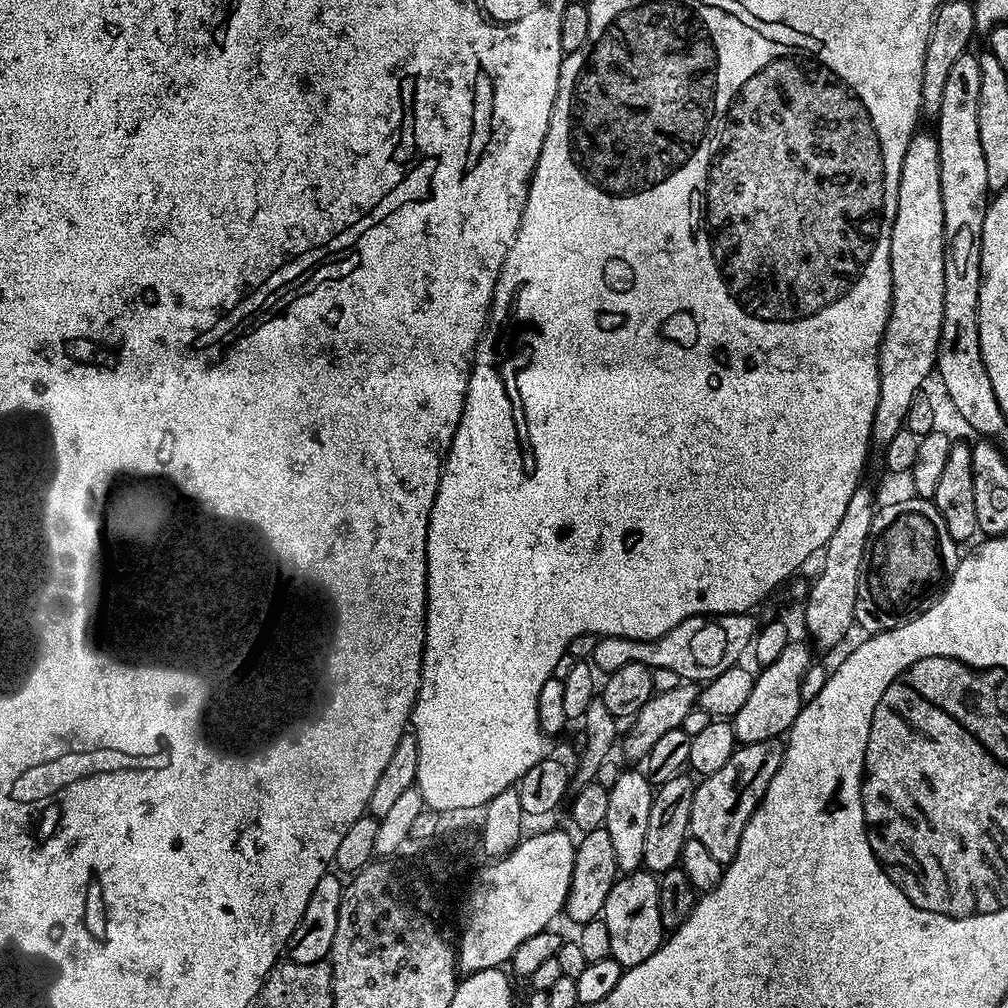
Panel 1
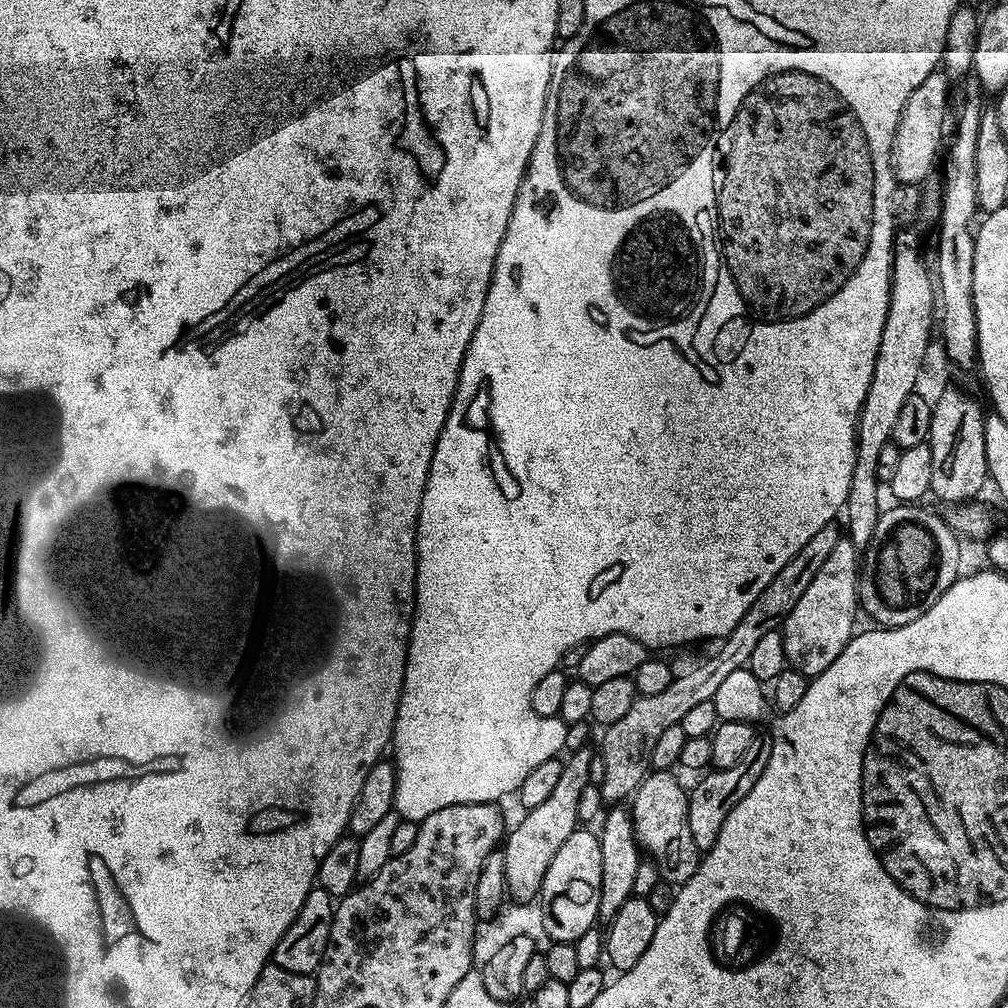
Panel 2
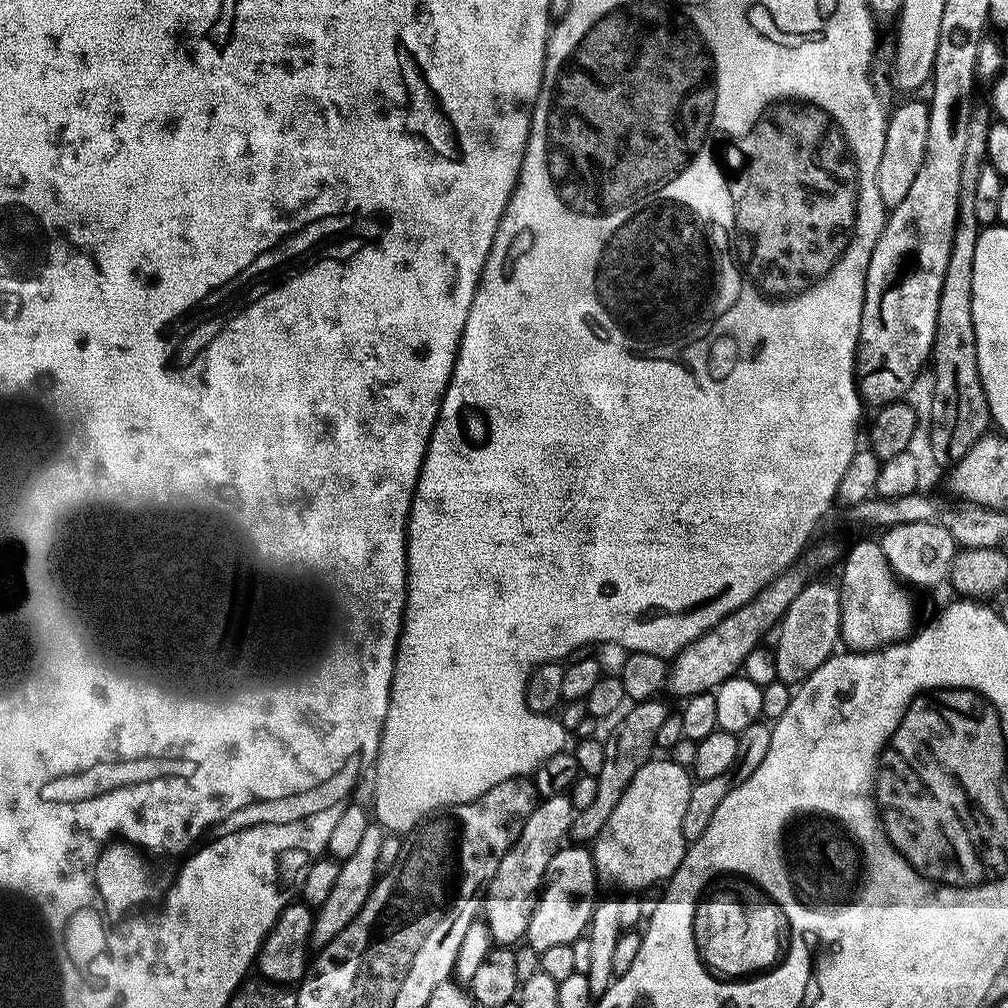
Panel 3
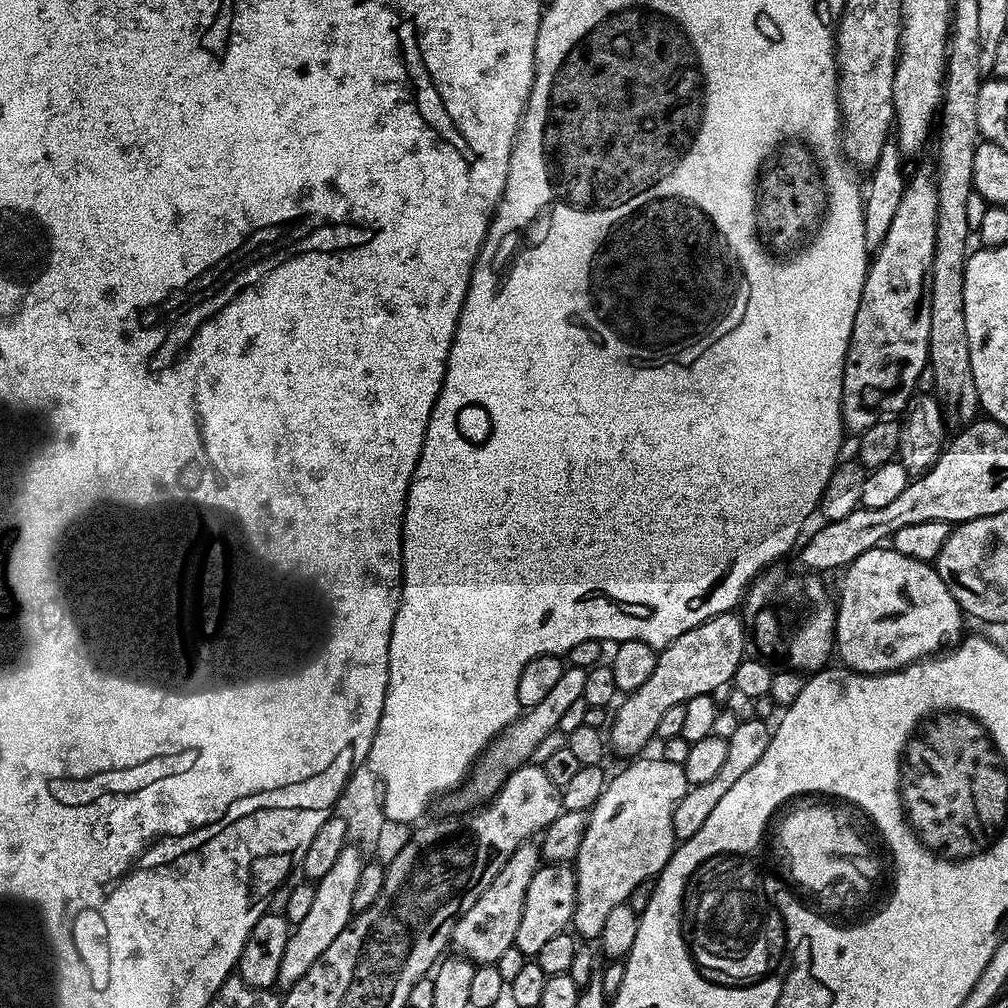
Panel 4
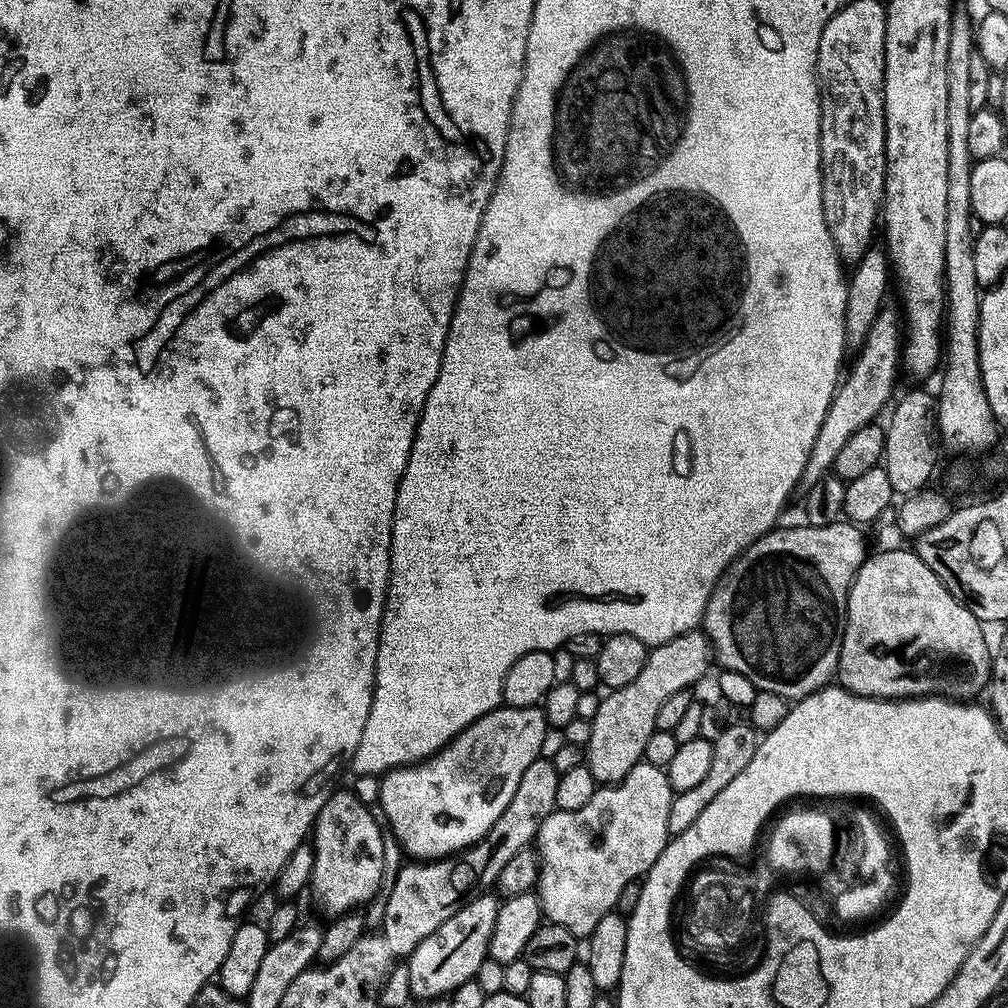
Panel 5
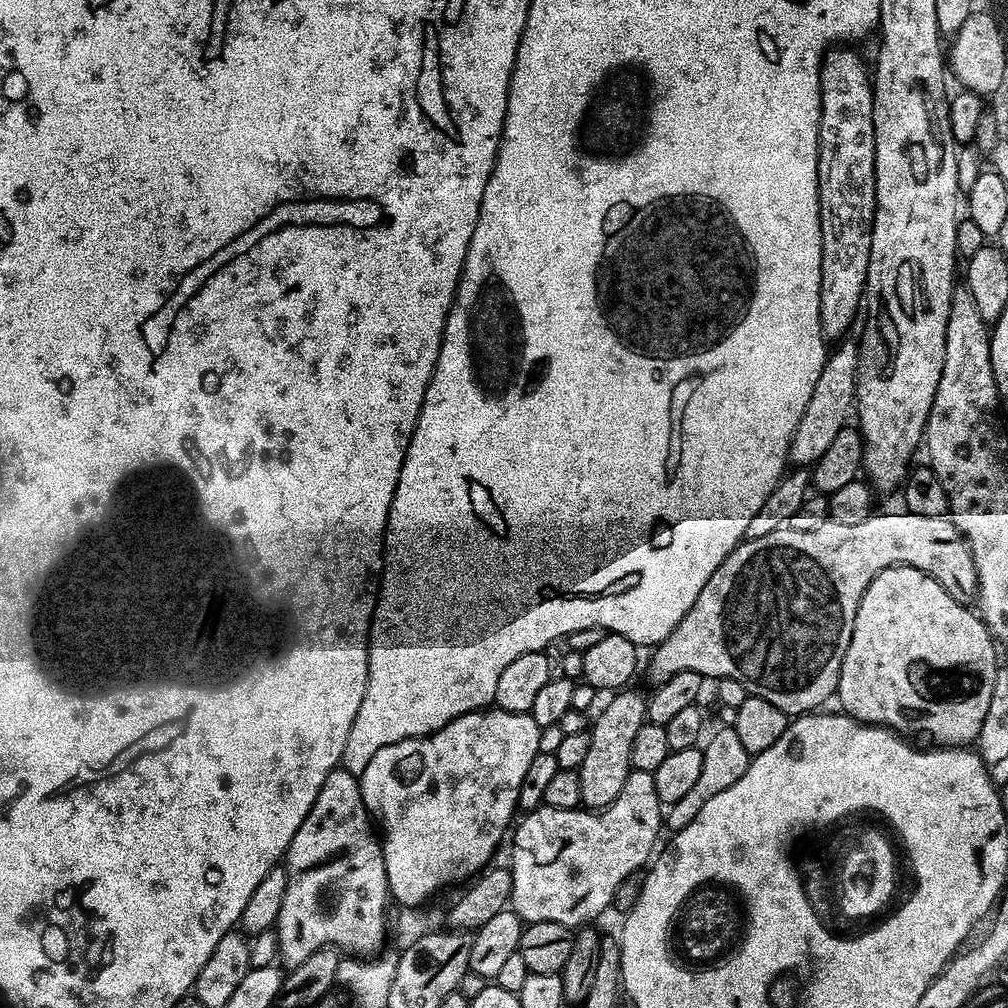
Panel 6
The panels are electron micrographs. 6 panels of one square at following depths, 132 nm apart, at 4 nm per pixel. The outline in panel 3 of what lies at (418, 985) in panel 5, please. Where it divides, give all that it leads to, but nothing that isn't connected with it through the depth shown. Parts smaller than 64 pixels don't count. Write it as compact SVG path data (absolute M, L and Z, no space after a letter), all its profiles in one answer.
M568 794L543 797L524 820L512 849L502 858L494 878L488 881L482 910L493 941L497 945L516 946L527 937L528 923L532 911L536 909L538 893L545 881L548 863L571 833L573 815L572 802Z

